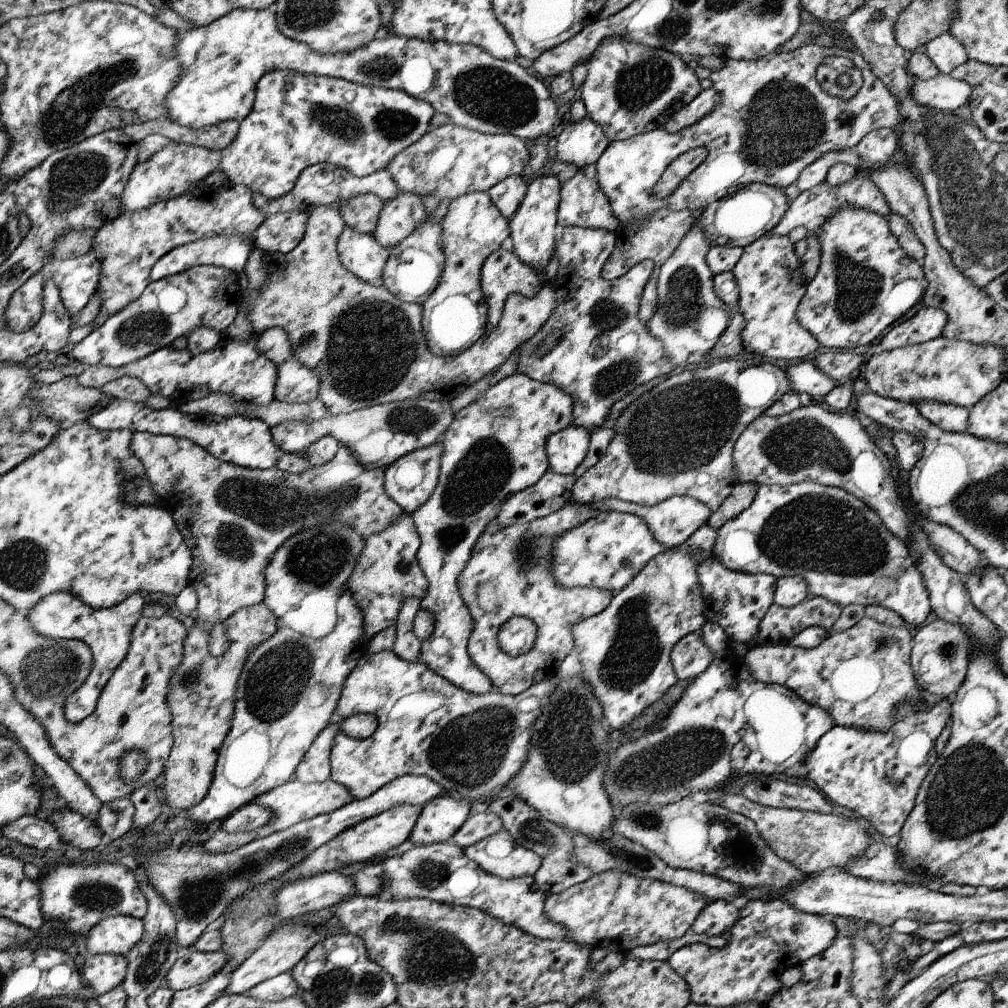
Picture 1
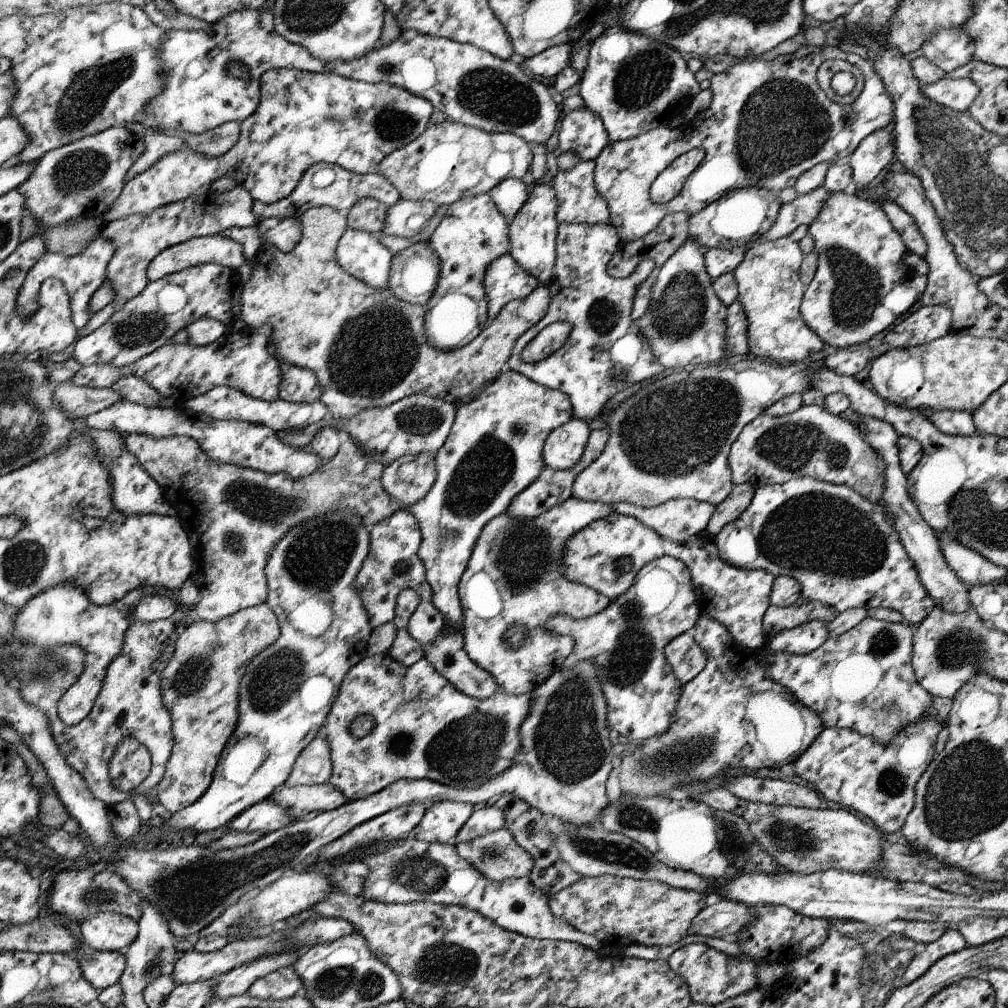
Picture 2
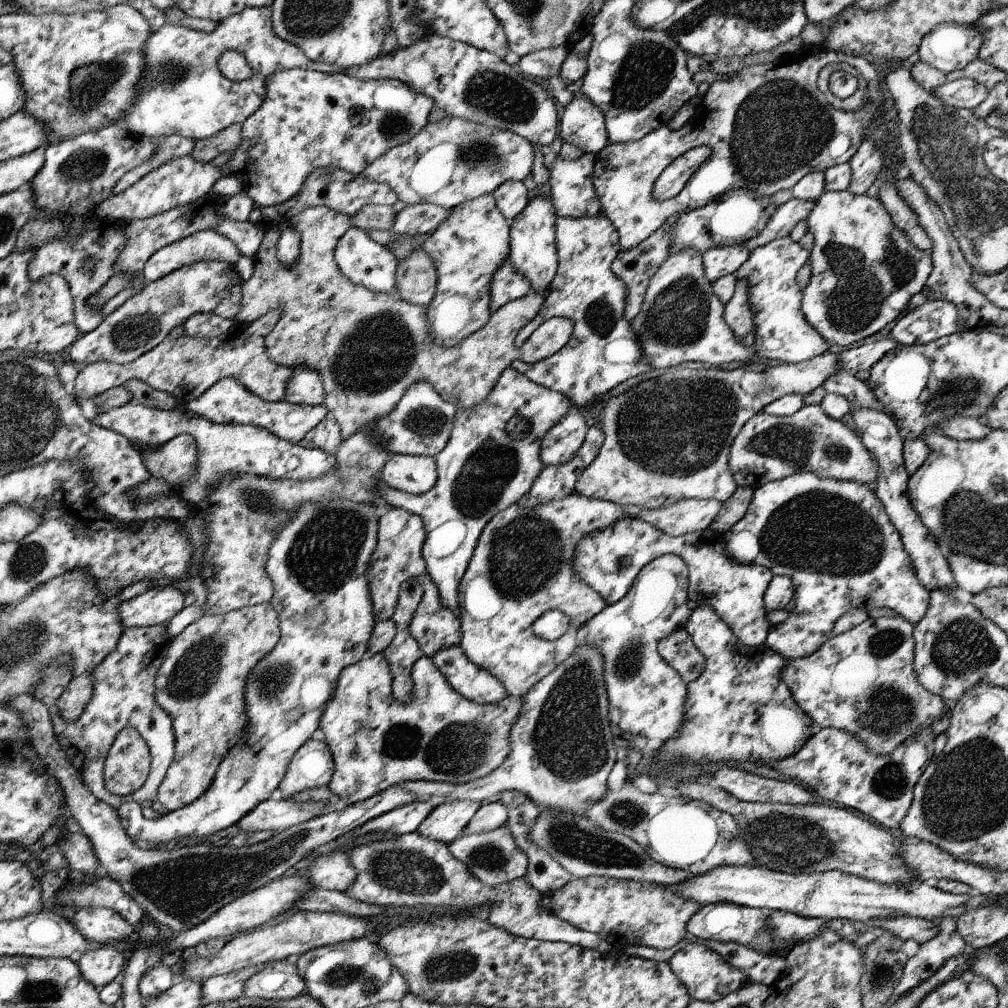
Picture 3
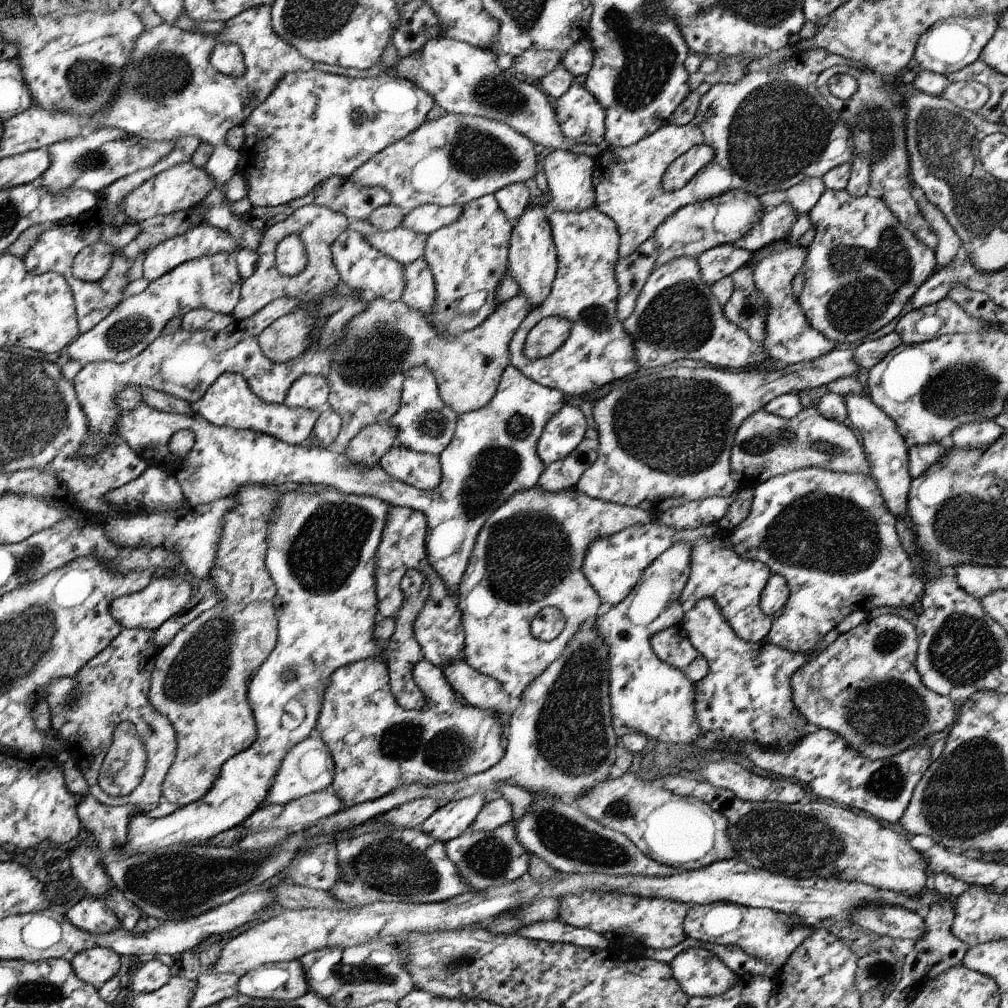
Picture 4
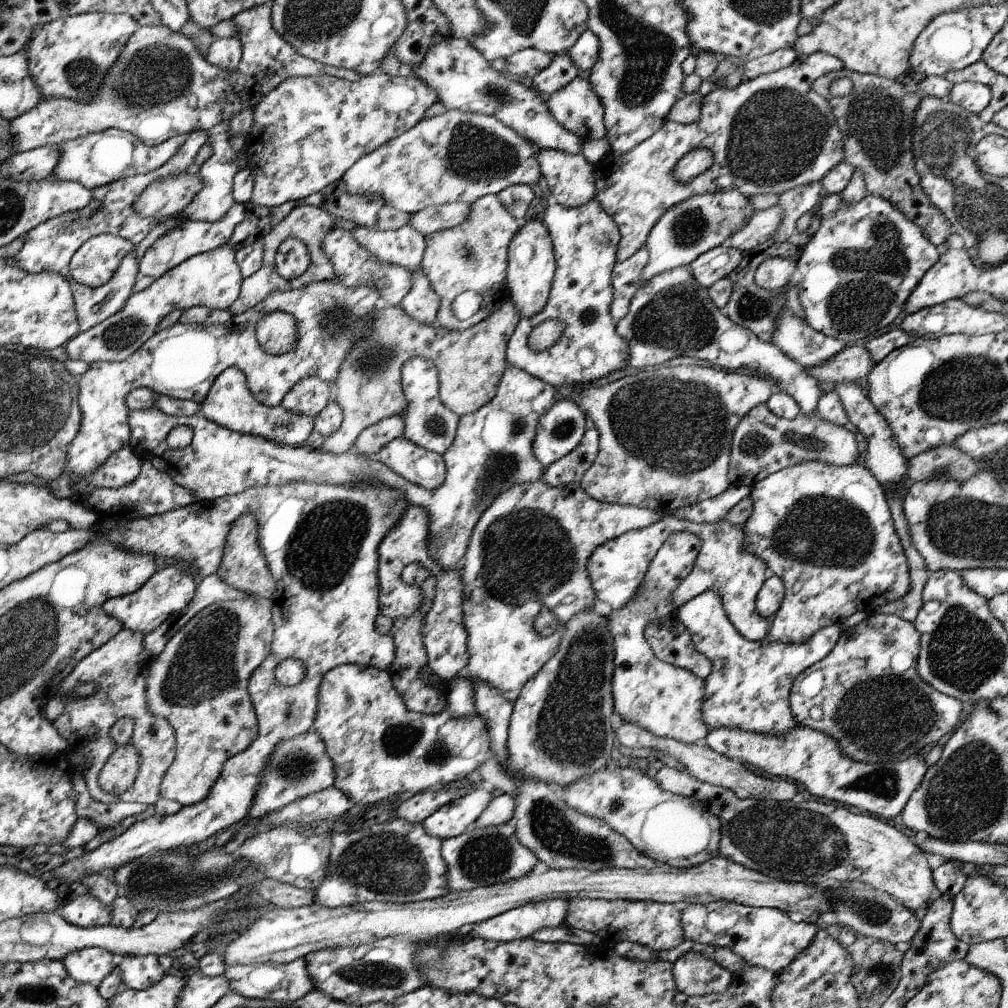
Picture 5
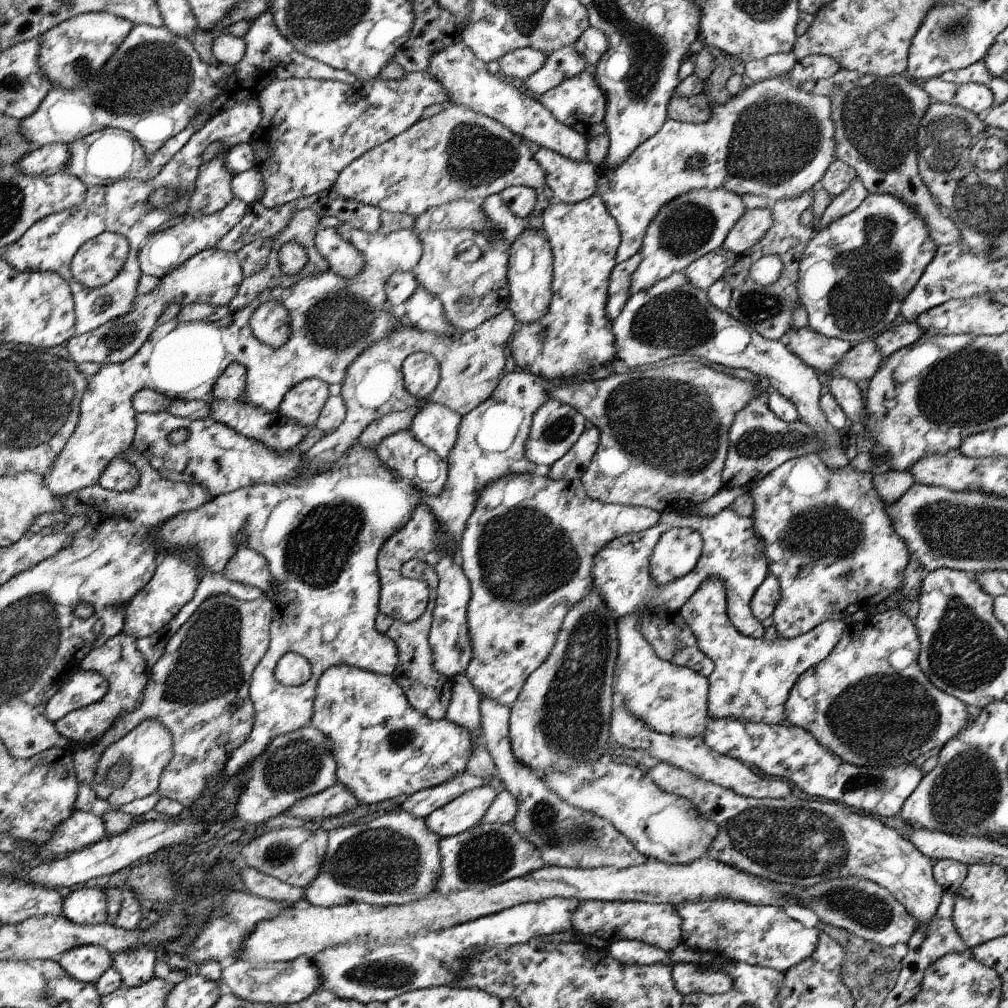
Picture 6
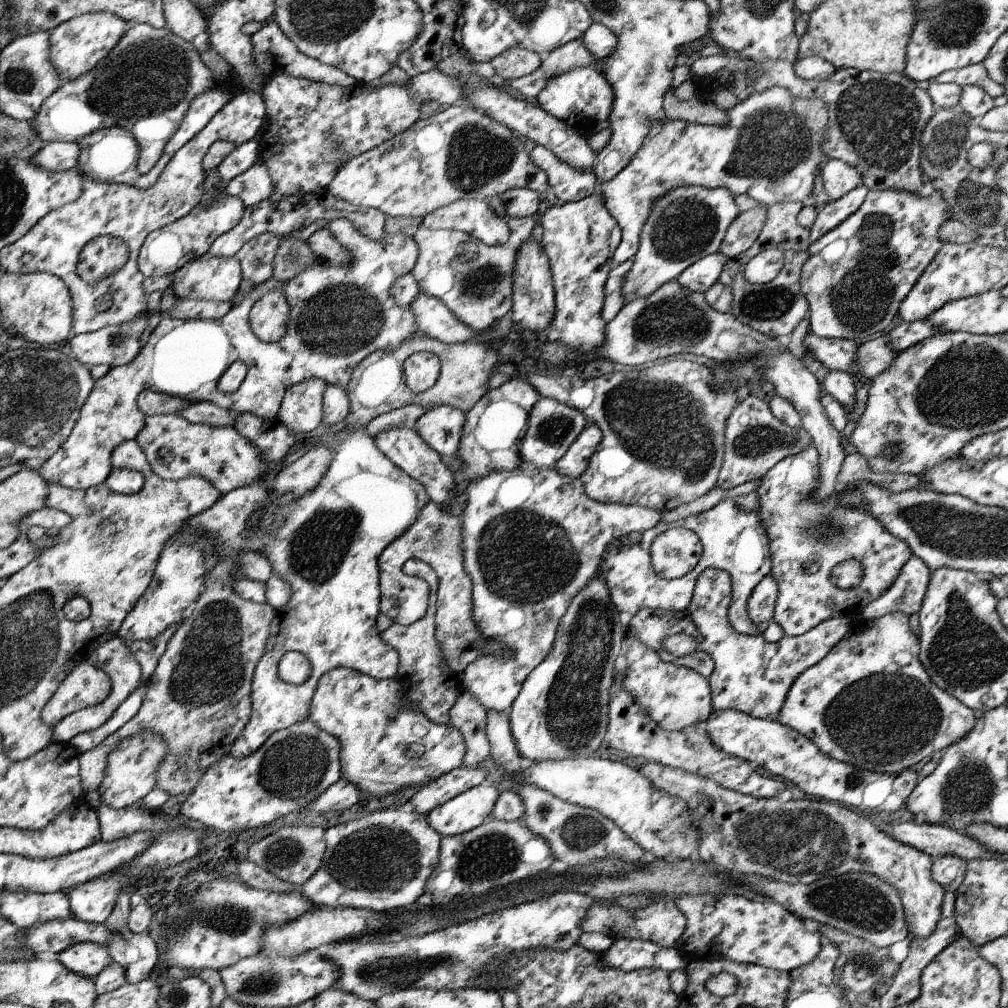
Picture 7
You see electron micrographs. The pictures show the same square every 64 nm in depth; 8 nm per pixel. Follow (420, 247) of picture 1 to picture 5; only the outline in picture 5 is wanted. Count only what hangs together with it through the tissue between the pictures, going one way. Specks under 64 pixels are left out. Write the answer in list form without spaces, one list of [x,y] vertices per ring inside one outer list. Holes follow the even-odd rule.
[[[418,266],[411,273],[412,286],[401,302],[402,308],[414,320],[425,325],[435,325],[435,318],[439,309],[439,296],[434,292],[423,268]]]

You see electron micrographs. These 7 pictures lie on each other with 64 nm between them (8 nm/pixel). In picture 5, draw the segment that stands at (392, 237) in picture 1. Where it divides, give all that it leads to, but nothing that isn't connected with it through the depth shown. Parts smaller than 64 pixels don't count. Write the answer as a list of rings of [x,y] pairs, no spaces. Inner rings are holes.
[[[464,202],[429,206],[411,214],[409,225],[424,236],[458,226],[468,215],[471,205]]]

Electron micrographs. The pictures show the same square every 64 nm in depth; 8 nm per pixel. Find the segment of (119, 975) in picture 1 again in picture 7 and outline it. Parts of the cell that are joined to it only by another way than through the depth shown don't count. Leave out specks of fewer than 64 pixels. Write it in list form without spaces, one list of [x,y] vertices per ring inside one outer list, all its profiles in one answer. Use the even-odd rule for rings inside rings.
[[[76,943],[63,950],[58,960],[72,972],[94,979],[113,961],[110,947],[96,943]]]

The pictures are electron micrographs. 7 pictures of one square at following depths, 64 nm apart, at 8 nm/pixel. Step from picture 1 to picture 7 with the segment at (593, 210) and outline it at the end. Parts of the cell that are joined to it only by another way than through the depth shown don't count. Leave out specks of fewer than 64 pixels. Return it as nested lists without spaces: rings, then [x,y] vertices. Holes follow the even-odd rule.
[[[537,145],[531,151],[532,162],[547,174],[552,192],[565,203],[579,201],[599,190],[595,172],[578,170],[560,160],[545,146]]]

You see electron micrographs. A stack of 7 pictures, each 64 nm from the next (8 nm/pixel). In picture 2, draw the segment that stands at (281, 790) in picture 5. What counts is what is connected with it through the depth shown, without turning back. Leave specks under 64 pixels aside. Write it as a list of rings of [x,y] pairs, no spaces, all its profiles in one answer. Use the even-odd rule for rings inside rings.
[[[318,737],[300,754],[284,785],[291,787],[328,783],[333,772],[330,742],[326,737]]]

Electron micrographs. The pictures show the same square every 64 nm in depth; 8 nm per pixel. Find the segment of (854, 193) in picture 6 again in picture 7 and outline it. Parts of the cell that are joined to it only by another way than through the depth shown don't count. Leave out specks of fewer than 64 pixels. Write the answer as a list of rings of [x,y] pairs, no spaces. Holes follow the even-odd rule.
[[[858,185],[844,196],[825,205],[817,214],[816,220],[810,228],[811,235],[809,237],[811,242],[823,237],[826,232],[837,227],[845,218],[854,214],[862,206],[869,191],[866,185]]]

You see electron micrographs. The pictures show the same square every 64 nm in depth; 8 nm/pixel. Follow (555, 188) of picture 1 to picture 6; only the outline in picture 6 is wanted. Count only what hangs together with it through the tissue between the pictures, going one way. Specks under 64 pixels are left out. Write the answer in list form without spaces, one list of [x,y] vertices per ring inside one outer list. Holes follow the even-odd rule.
[[[526,229],[509,248],[507,270],[509,284],[509,309],[518,324],[531,323],[545,317],[552,298],[553,252],[548,237],[540,229]]]

